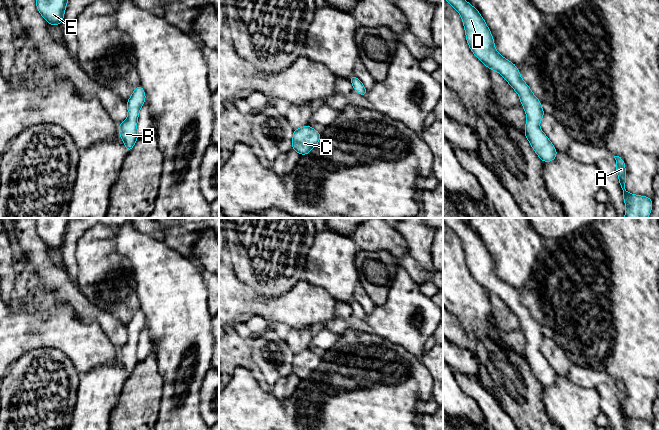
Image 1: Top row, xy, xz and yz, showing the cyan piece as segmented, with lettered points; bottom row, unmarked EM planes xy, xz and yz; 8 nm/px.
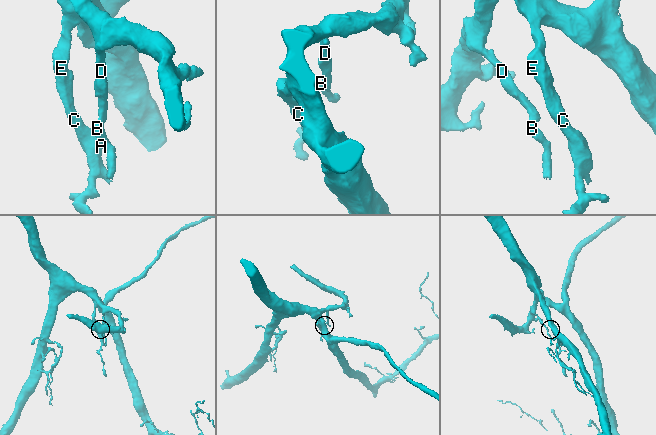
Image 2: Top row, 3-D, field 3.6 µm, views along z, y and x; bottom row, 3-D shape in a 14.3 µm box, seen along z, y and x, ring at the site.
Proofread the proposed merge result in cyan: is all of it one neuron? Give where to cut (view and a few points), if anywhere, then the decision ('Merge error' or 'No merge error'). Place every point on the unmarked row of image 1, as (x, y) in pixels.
No split. No merge error

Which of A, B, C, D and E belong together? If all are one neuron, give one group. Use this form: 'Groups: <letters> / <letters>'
Groups: A B C D E

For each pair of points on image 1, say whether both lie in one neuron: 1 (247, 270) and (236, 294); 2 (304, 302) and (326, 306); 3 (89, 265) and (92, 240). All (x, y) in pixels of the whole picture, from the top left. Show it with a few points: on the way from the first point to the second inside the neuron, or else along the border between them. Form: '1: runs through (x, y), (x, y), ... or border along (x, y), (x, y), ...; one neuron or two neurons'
1: border along (230, 265), (239, 279), (251, 285), (262, 295); two neurons
2: runs through (309, 305), (321, 306); one neuron
3: runs through (92, 259), (92, 246); one neuron

